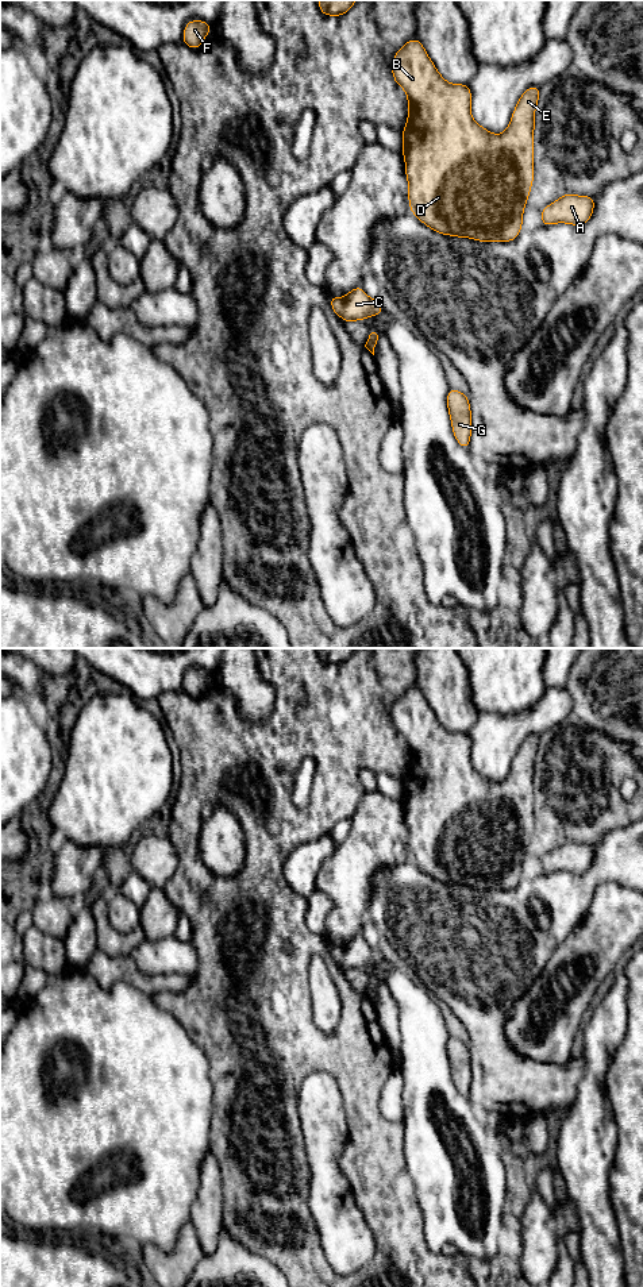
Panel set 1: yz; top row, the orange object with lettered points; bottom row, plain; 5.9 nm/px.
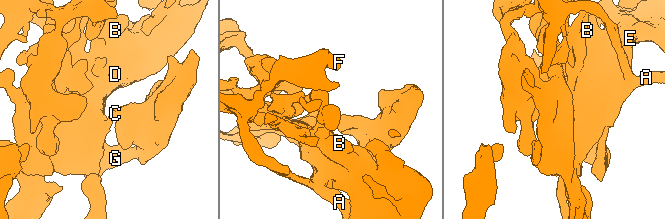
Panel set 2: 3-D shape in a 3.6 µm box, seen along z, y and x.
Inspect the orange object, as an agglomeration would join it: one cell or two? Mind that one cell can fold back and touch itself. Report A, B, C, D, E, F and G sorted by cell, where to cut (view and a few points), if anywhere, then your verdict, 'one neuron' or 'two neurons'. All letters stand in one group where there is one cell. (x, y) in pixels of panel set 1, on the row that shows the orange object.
A B C D E F G | no cut | one neuron

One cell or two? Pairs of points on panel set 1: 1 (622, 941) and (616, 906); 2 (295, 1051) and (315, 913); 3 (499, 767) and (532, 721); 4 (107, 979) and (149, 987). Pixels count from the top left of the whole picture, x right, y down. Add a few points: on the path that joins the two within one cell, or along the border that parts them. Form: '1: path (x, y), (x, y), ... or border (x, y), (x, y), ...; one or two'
1: path (616, 933), (616, 914); one
2: border (307, 901), (305, 925), (312, 932), (326, 937); two
3: path (499, 755), (520, 731); one
4: path (118, 975), (133, 975), (138, 979); one

